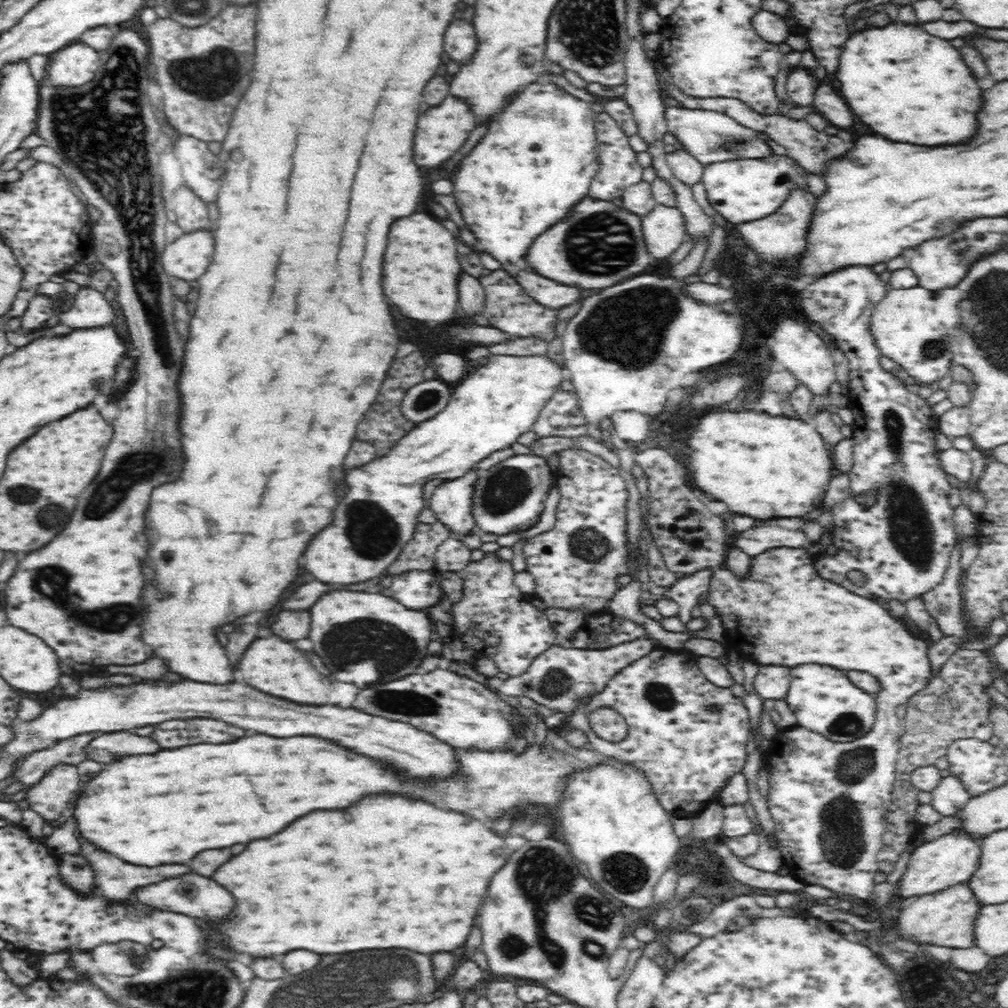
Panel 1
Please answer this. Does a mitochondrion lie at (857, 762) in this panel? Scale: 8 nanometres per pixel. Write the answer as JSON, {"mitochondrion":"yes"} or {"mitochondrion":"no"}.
{"mitochondrion":"yes"}

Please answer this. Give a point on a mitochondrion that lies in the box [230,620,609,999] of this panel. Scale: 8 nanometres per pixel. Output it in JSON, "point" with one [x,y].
{"point":[414,702]}

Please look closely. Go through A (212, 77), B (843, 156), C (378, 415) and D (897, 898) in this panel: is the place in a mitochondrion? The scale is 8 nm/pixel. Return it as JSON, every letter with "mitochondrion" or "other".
{"A":"mitochondrion","B":"other","C":"other","D":"other"}

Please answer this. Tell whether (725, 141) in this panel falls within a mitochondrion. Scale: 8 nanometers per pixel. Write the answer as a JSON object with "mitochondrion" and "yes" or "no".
{"mitochondrion":"yes"}

